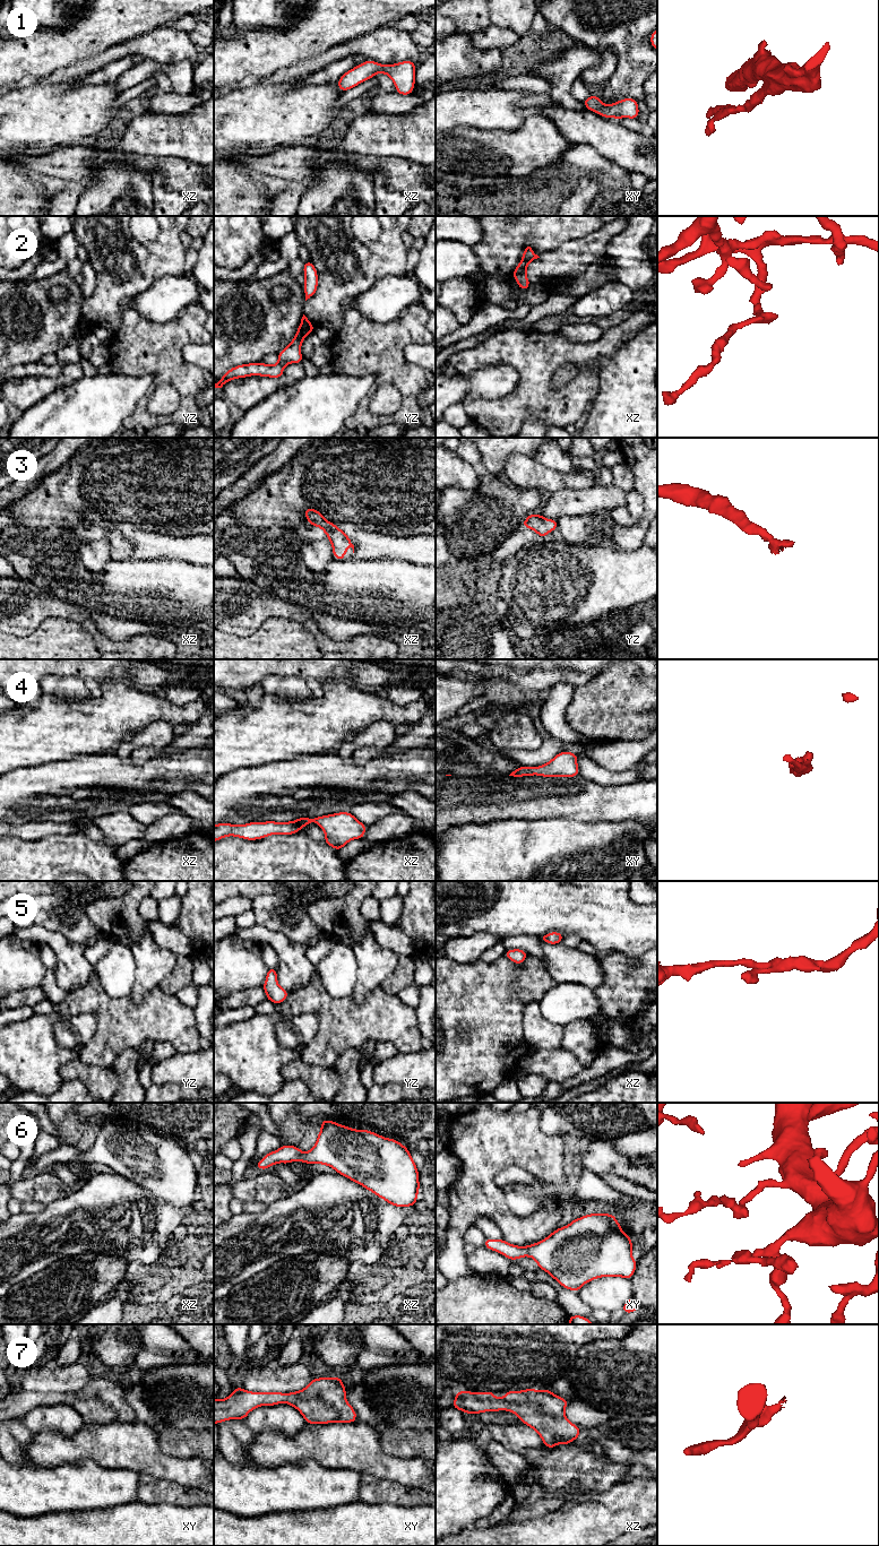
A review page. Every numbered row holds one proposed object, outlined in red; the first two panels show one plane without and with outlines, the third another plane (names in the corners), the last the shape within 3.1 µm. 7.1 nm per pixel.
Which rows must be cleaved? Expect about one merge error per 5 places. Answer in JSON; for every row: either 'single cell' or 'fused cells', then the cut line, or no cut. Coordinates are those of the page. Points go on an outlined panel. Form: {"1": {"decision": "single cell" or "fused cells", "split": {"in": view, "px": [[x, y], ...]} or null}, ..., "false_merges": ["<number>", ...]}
{"1": {"decision": "single cell", "split": null}, "2": {"decision": "single cell", "split": null}, "3": {"decision": "single cell", "split": null}, "4": {"decision": "single cell", "split": null}, "5": {"decision": "single cell", "split": null}, "6": {"decision": "single cell", "split": null}, "7": {"decision": "single cell", "split": null}, "false_merges": []}

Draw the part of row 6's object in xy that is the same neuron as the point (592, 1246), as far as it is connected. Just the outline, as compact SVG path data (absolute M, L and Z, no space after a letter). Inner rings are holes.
M611 1214L585 1215L565 1227L557 1228L544 1240L527 1246L512 1245L503 1238L485 1238L484 1246L511 1261L523 1256L533 1258L537 1267L546 1271L563 1288L576 1293L583 1285L596 1278L622 1277L630 1280L637 1268L637 1261L631 1254L632 1240L623 1233L615 1216Z

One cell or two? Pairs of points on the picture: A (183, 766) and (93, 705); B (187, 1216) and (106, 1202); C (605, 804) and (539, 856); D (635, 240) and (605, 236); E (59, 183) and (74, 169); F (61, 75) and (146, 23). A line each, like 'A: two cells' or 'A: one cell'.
A: two cells
B: one cell
C: two cells
D: two cells
E: two cells
F: two cells

